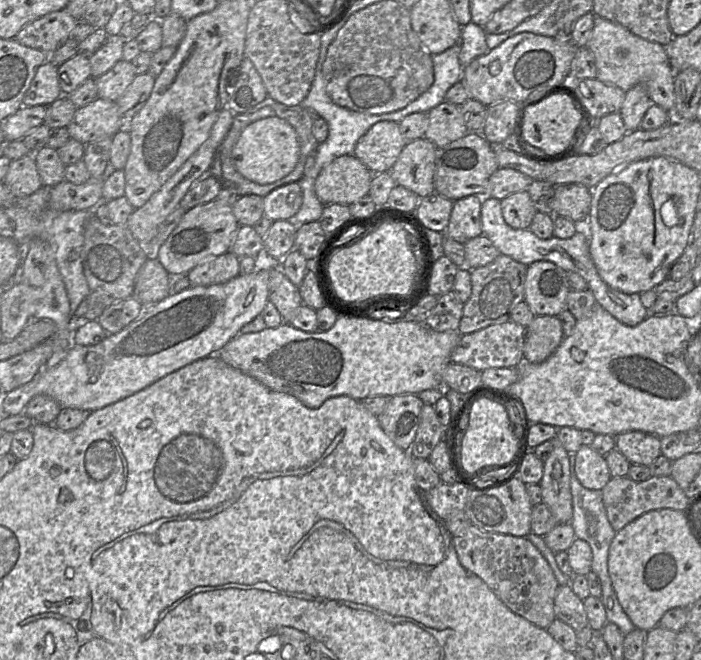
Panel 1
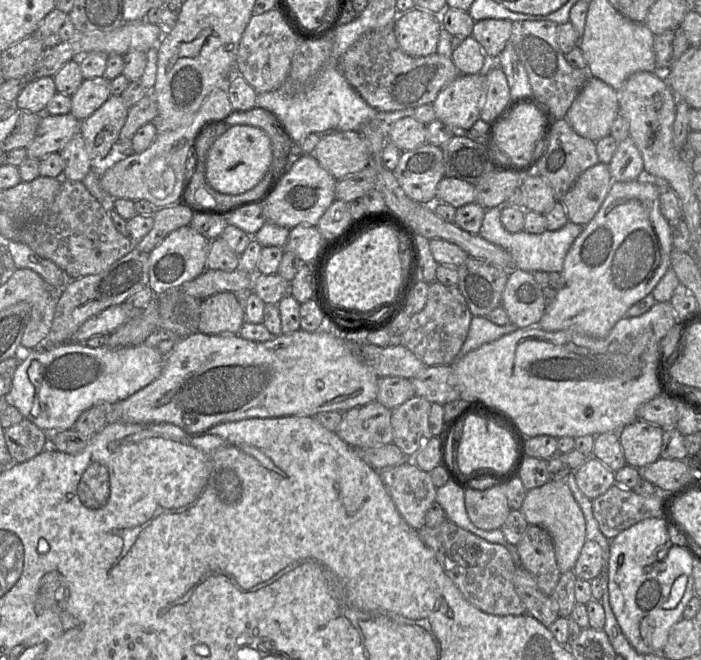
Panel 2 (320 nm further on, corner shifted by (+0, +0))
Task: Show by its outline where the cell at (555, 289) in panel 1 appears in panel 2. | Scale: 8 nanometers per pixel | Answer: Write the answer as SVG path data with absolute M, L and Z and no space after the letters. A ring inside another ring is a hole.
M519 269L509 272L501 306L507 312L510 323L519 328L537 326L547 308L543 289L536 282L533 274Z

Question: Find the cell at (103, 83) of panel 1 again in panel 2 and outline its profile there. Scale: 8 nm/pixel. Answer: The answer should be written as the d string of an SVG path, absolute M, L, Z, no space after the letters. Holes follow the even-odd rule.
M104 76L84 79L80 87L71 96L70 113L80 121L88 118L111 96L110 81Z

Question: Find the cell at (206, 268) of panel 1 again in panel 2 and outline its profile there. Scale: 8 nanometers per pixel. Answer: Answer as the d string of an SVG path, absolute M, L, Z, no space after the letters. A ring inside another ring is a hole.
M232 292L216 293L202 300L198 331L205 334L238 334L245 312Z

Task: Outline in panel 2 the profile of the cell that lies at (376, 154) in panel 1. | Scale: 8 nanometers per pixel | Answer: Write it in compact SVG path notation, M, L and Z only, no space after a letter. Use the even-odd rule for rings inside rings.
M353 130L322 135L311 155L337 180L368 165L367 143Z

